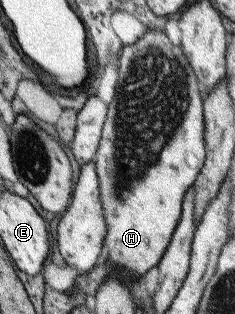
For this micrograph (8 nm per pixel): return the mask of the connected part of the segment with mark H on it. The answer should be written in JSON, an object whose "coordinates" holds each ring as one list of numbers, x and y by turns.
{"coordinates":[[149,29,134,44,123,46,118,59,116,100,107,104,106,118,95,152,97,174,102,174,102,202,110,214,107,260,118,264,126,276,138,278,159,264,180,219,185,192,193,186,205,159,202,97,196,74,180,45,168,41,164,31]]}

